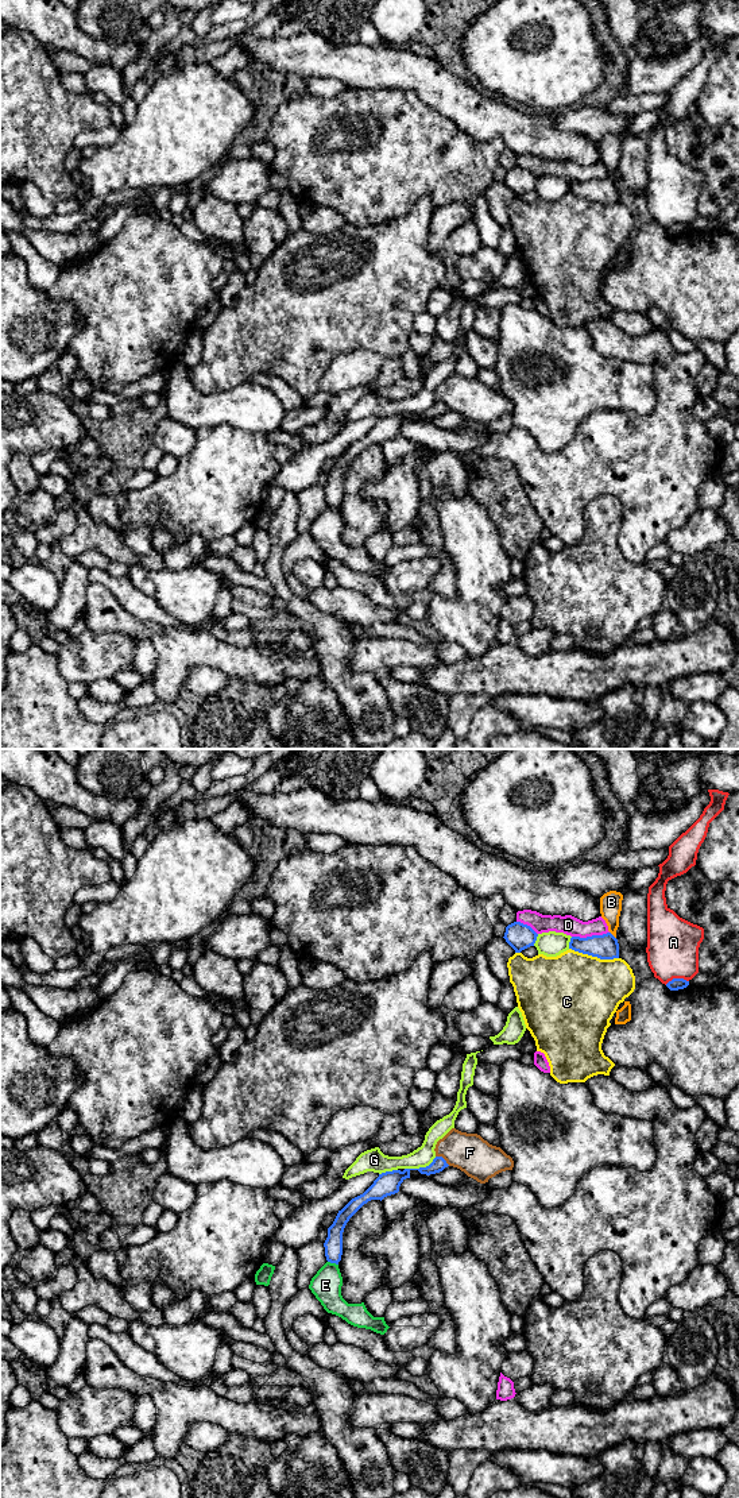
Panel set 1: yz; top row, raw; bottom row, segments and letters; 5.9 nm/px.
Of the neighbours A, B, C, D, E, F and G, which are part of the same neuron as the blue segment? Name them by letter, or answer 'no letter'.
no letter

